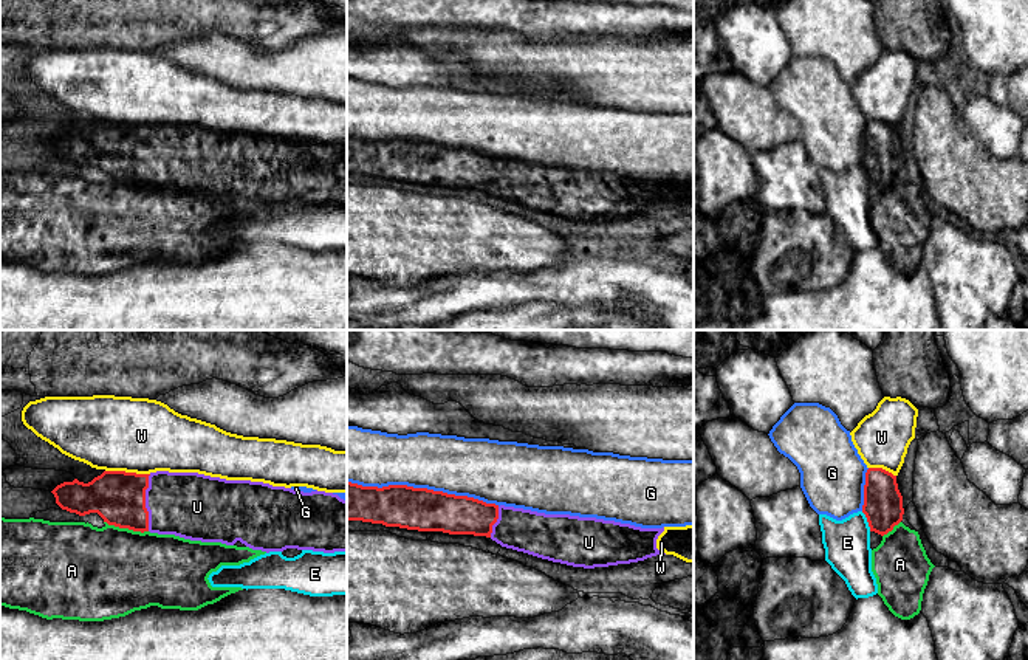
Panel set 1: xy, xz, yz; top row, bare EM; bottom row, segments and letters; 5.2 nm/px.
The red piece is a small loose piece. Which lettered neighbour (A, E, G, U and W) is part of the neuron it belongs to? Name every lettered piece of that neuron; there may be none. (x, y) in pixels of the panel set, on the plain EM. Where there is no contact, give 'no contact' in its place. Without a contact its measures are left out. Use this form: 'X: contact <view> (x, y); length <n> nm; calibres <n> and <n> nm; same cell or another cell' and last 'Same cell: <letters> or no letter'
A: contact xy (126, 180); length 240 nm; calibres 280 and 480 nm; another cell
E: contact yz (867, 174); length 120 nm; calibres 200 and 240 nm; another cell
G: contact xz (423, 141); length 800 nm; calibres 220 and 300 nm; another cell
U: contact xy (144, 155); length 300 nm; calibres 280 and 340 nm; same cell
W: contact xy (127, 126); length 240 nm; calibres 280 and 380 nm; another cell
Same cell: U

